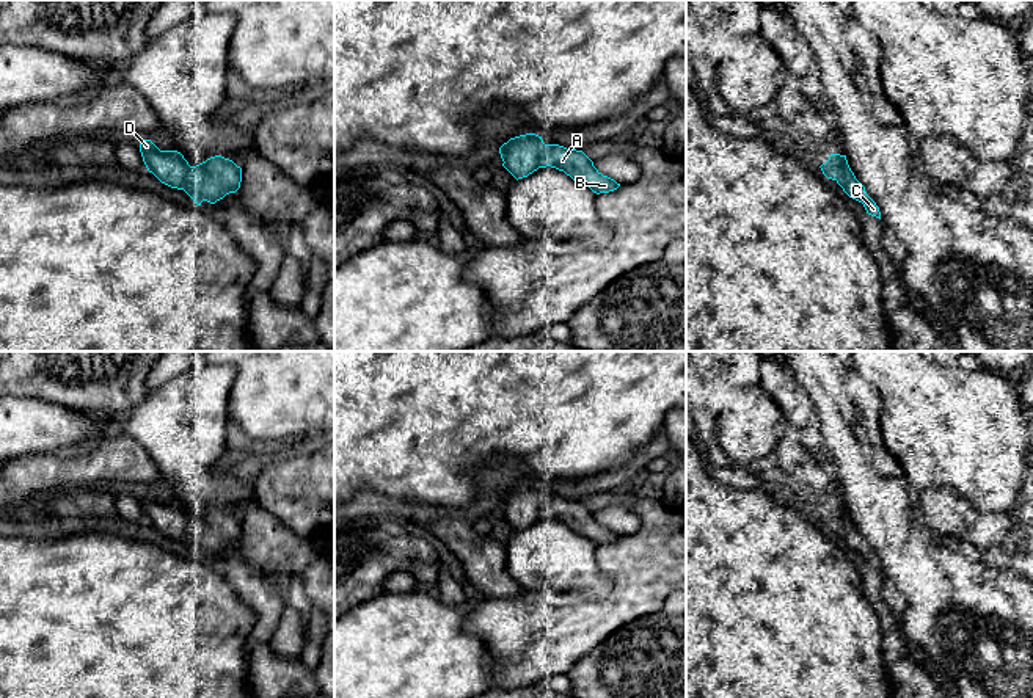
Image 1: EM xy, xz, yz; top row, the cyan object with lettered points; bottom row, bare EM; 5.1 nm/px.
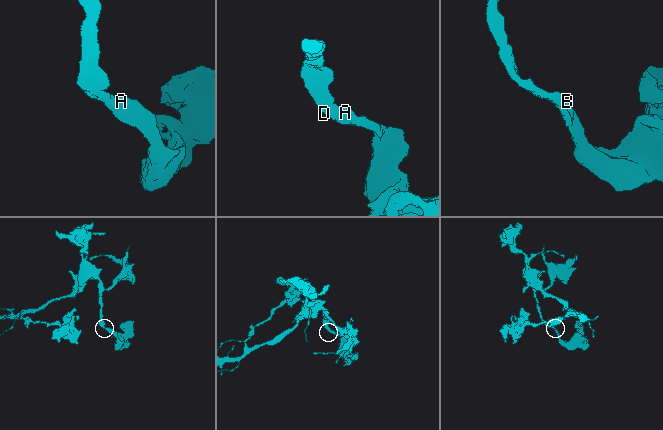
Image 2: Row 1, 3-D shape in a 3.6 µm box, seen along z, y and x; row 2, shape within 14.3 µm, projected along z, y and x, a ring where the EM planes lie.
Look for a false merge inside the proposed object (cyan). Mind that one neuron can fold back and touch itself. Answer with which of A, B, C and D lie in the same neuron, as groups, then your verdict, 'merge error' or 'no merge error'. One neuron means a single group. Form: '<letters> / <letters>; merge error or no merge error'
A B C D; no merge error

